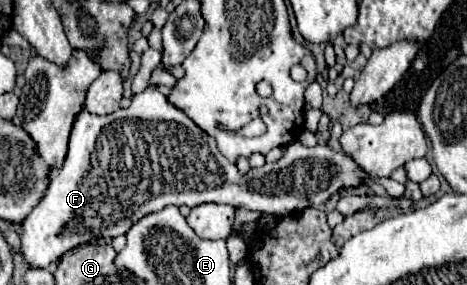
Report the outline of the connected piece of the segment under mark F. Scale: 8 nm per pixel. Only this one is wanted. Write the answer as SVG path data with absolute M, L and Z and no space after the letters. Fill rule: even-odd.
M151 84L145 92L133 96L131 106L125 110L117 110L109 116L95 116L83 110L77 116L63 166L55 172L55 176L51 176L47 194L21 226L21 252L31 268L47 268L71 248L95 242L99 238L115 238L127 234L127 230L137 220L151 212L159 212L169 204L187 204L193 208L205 202L217 202L231 204L235 208L257 210L261 214L287 216L293 210L323 204L341 186L357 186L361 178L367 178L367 174L353 162L351 156L335 152L329 146L307 148L297 140L287 146L287 152L281 160L265 164L263 168L251 168L249 176L243 178L237 166L221 156L215 140L181 110L169 104L169 100ZM99 144L109 144L109 162L99 162Z

